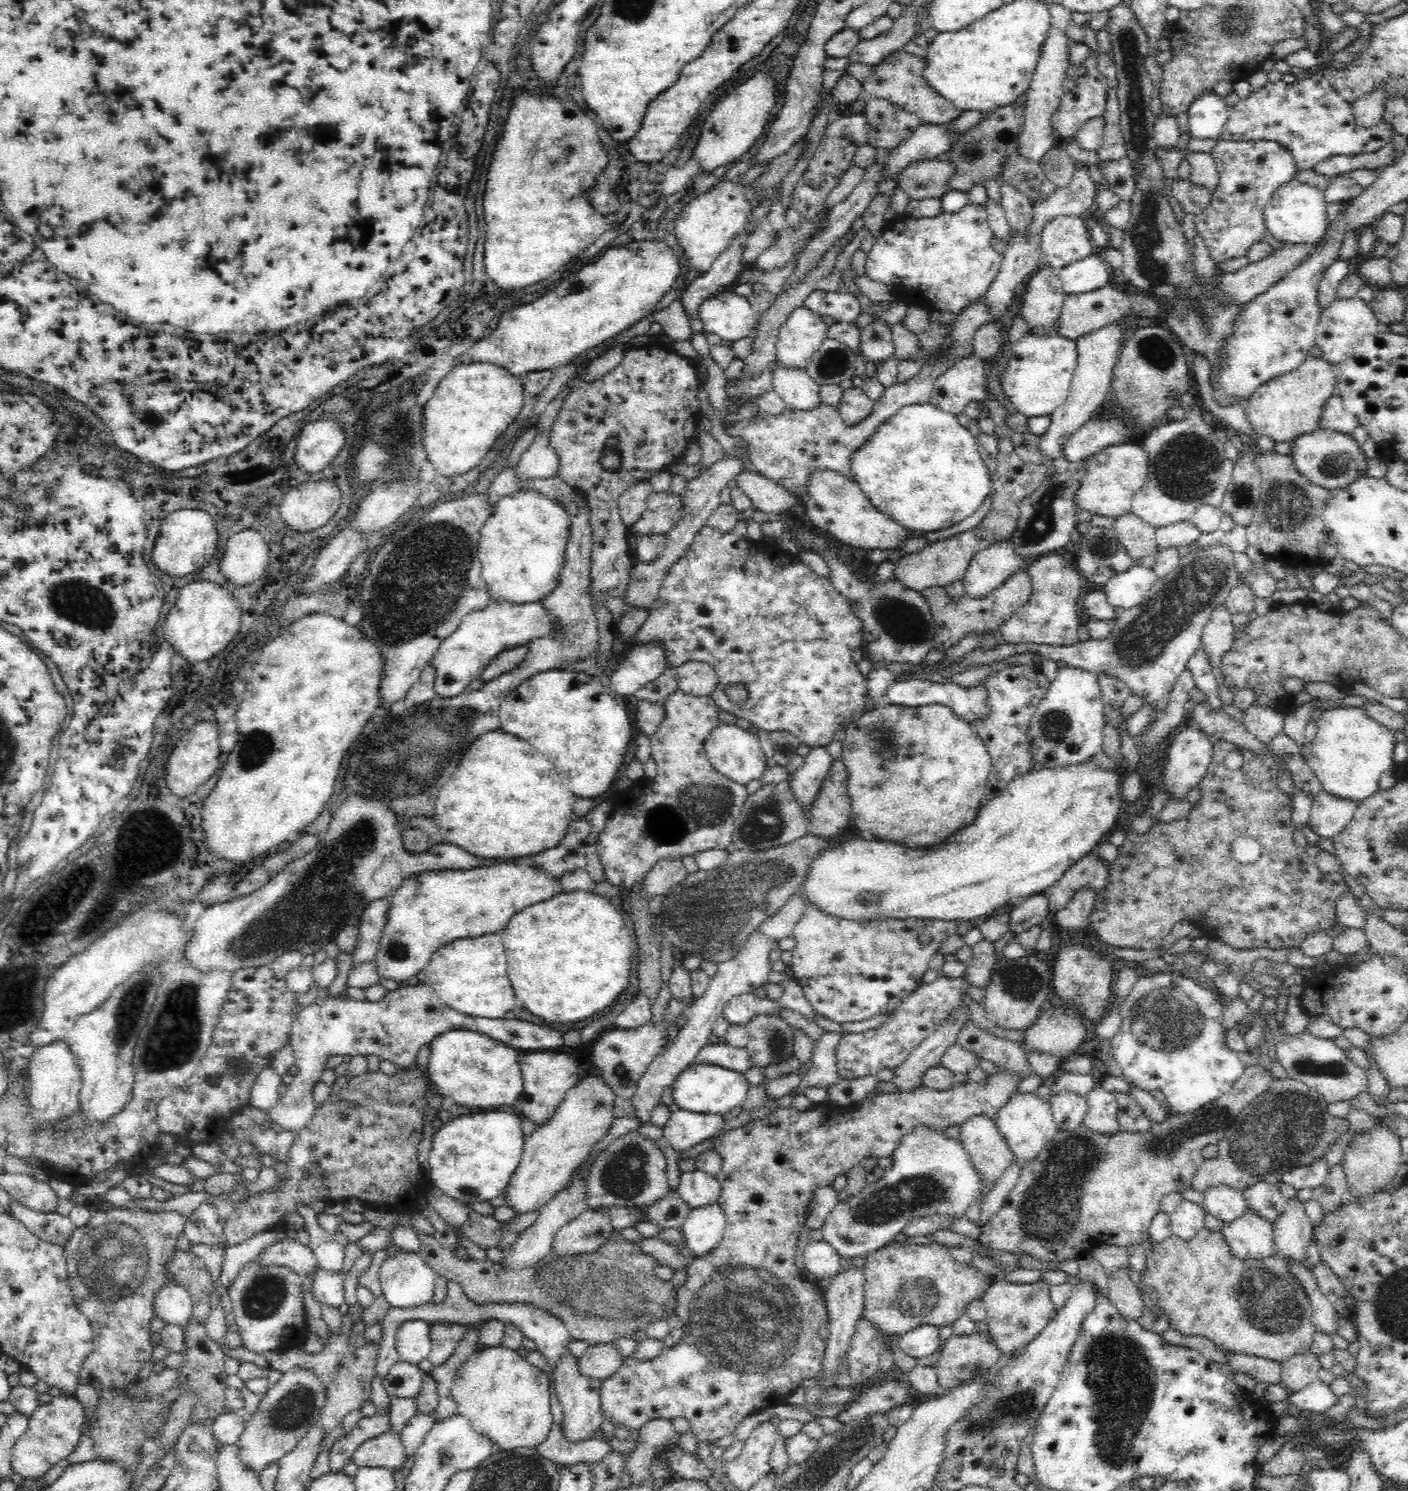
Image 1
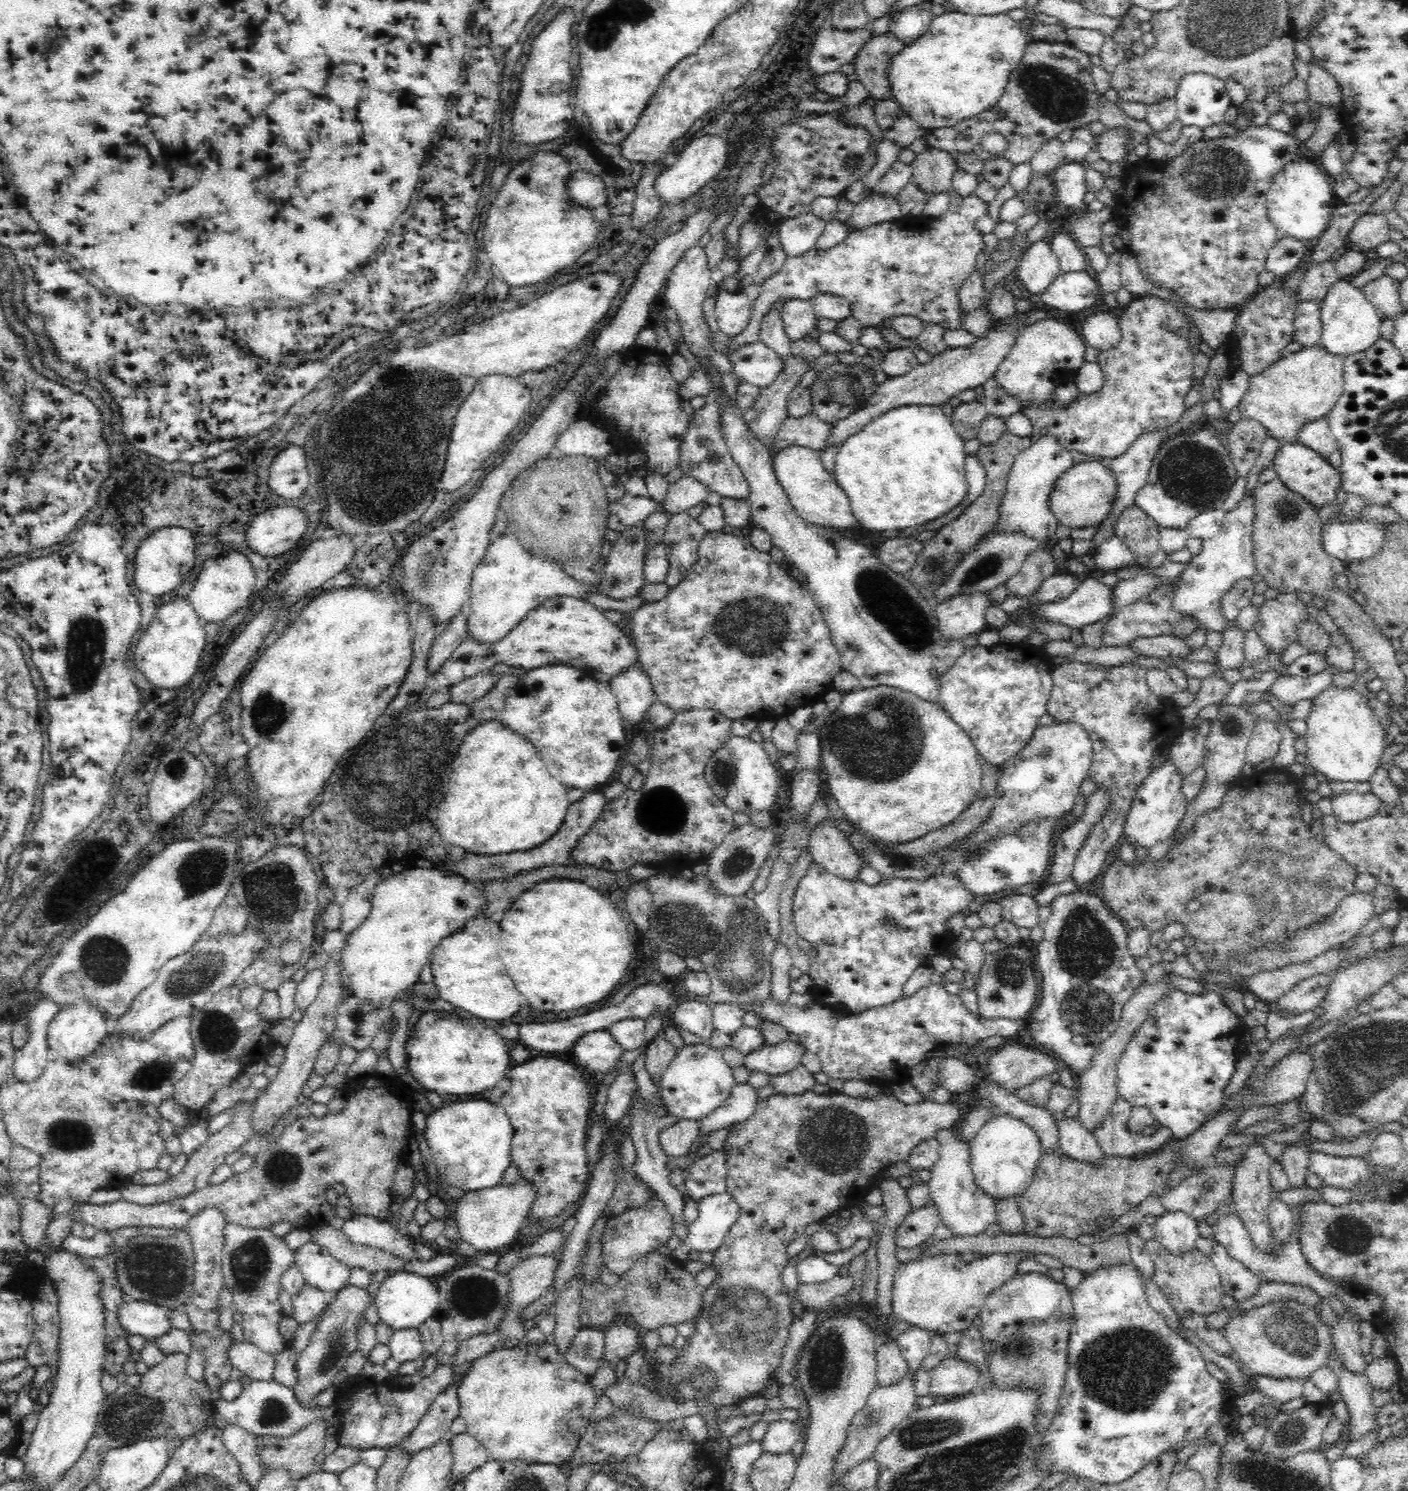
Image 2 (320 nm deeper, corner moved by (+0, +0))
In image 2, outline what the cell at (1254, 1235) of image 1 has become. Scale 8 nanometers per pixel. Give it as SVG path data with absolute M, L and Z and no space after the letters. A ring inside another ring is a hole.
M1218 1241L1213 1244L1209 1257L1220 1273L1224 1294L1232 1296L1238 1302L1254 1296L1258 1286L1264 1282L1256 1271L1250 1271L1244 1263L1230 1257L1226 1247Z

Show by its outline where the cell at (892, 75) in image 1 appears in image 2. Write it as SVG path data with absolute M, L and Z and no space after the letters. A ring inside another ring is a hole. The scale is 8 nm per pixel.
M888 31L886 34L870 38L858 51L852 64L854 64L856 75L858 75L858 81L864 85L870 97L876 100L892 99L894 97L893 87L889 80L891 64L896 54L900 53L900 50L904 50L906 46L906 43L903 43L899 38L896 38L894 34Z

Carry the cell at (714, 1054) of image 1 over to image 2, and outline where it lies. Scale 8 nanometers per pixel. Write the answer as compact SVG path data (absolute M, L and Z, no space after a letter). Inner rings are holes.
M790 1040L777 1046L763 1046L744 1055L744 1068L750 1072L762 1072L768 1076L785 1074L799 1066L800 1058L805 1052L805 1047Z

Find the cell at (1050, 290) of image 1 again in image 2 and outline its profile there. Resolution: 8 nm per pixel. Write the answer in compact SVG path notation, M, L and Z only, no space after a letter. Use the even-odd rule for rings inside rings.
M1047 239L1031 244L1017 266L1018 280L1034 296L1040 296L1059 275L1058 257L1052 252Z

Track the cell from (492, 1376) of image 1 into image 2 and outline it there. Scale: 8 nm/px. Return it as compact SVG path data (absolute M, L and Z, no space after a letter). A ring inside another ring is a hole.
M523 1342L510 1349L501 1346L470 1362L468 1370L460 1378L457 1386L459 1416L465 1420L467 1433L480 1442L490 1460L561 1465L575 1453L590 1425L596 1395L589 1378L576 1370L553 1344Z

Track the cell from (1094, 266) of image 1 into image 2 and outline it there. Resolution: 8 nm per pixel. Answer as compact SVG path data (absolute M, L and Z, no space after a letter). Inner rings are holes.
M1089 270L1059 273L1054 282L1040 294L1049 309L1078 312L1092 306L1098 300L1099 290L1095 275Z

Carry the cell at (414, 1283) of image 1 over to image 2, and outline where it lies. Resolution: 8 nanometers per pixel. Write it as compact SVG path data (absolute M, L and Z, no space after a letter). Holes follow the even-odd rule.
M412 1270L391 1272L378 1286L375 1306L379 1320L392 1326L392 1330L419 1328L429 1318L436 1318L439 1308L439 1294L435 1279L416 1274Z

